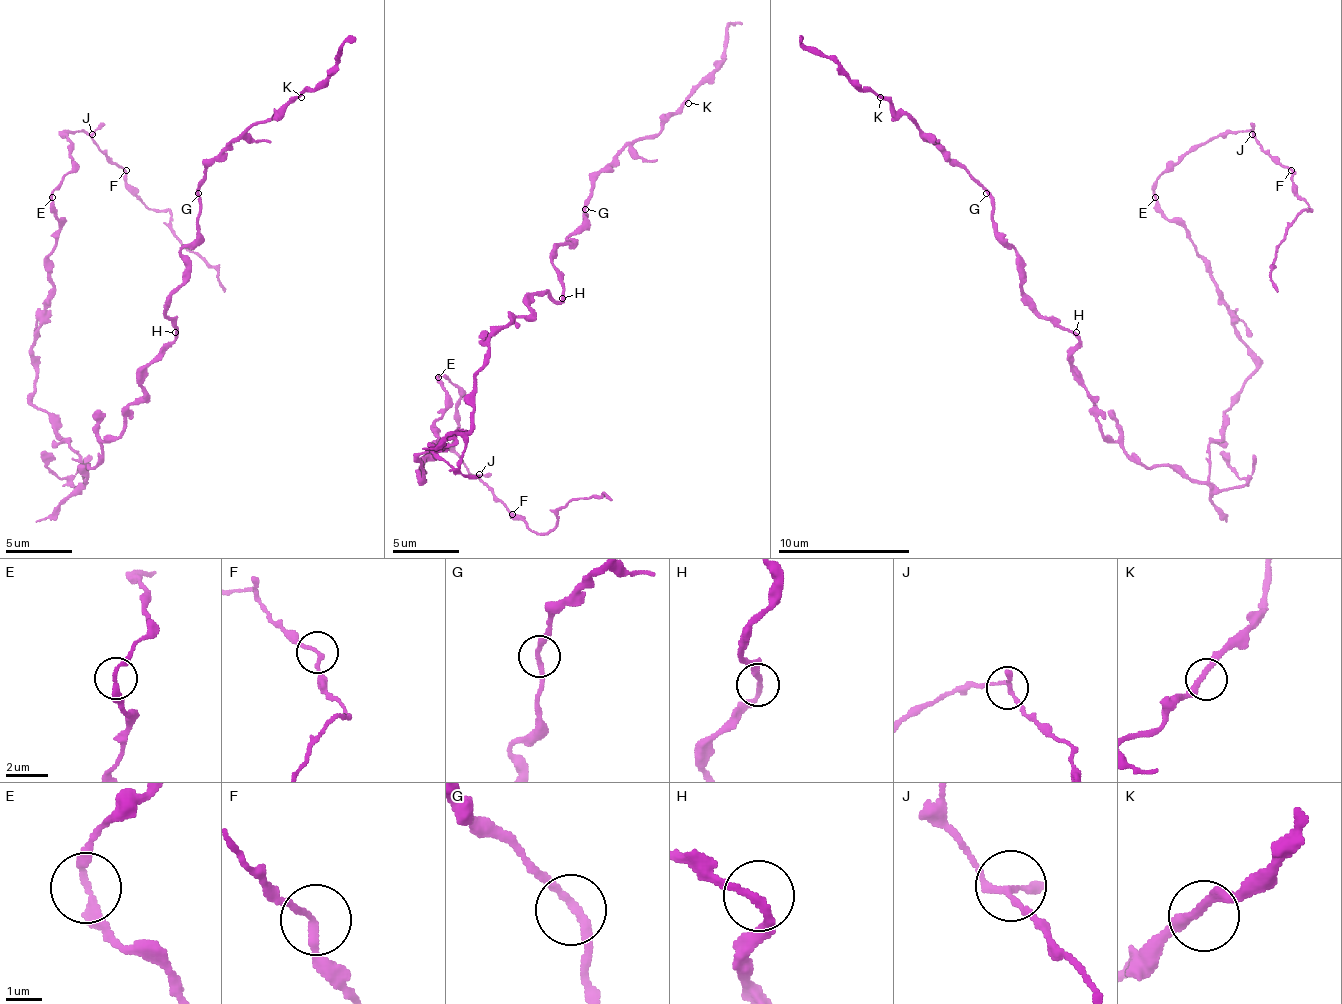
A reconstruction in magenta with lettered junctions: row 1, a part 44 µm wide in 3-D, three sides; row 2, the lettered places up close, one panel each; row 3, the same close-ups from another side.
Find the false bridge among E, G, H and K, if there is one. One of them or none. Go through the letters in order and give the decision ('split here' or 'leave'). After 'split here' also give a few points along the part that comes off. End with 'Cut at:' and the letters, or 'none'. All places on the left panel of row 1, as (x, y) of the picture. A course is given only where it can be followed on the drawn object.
E: leave
G: leave
H: leave
K: leave
Cut at: none

